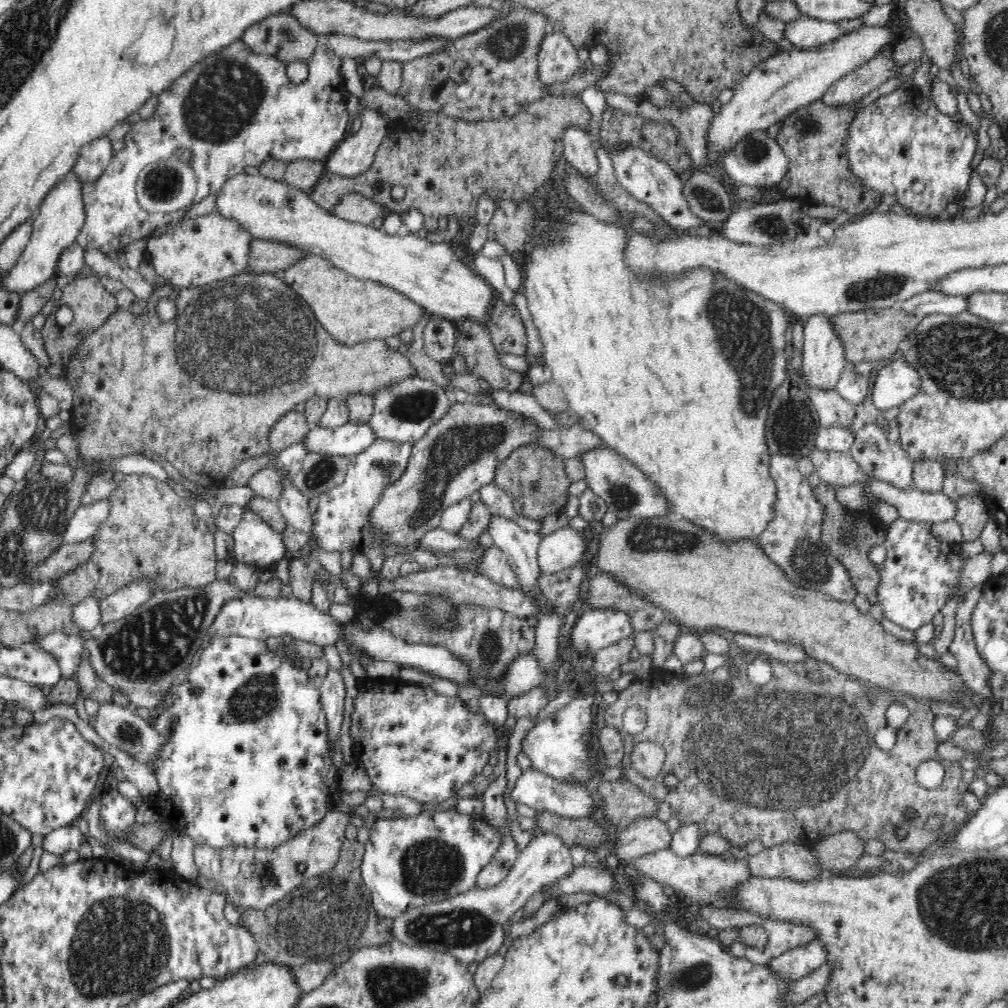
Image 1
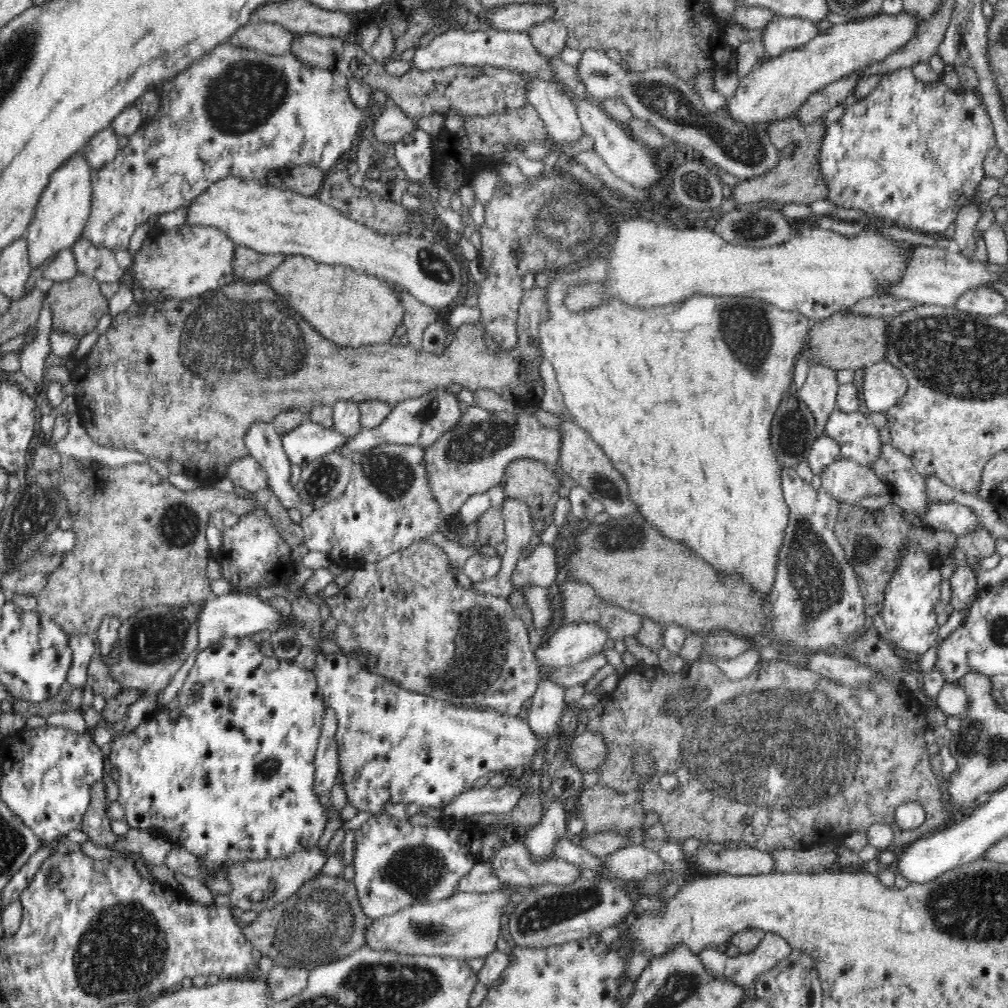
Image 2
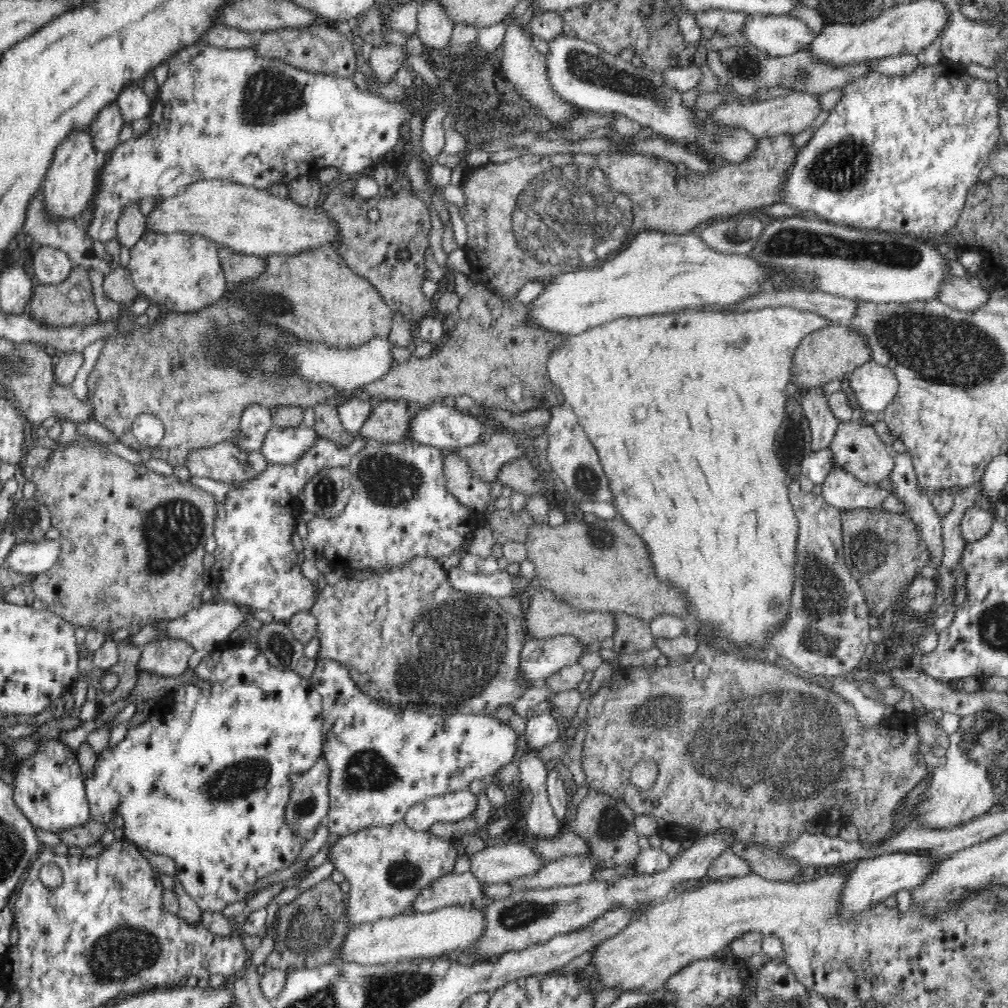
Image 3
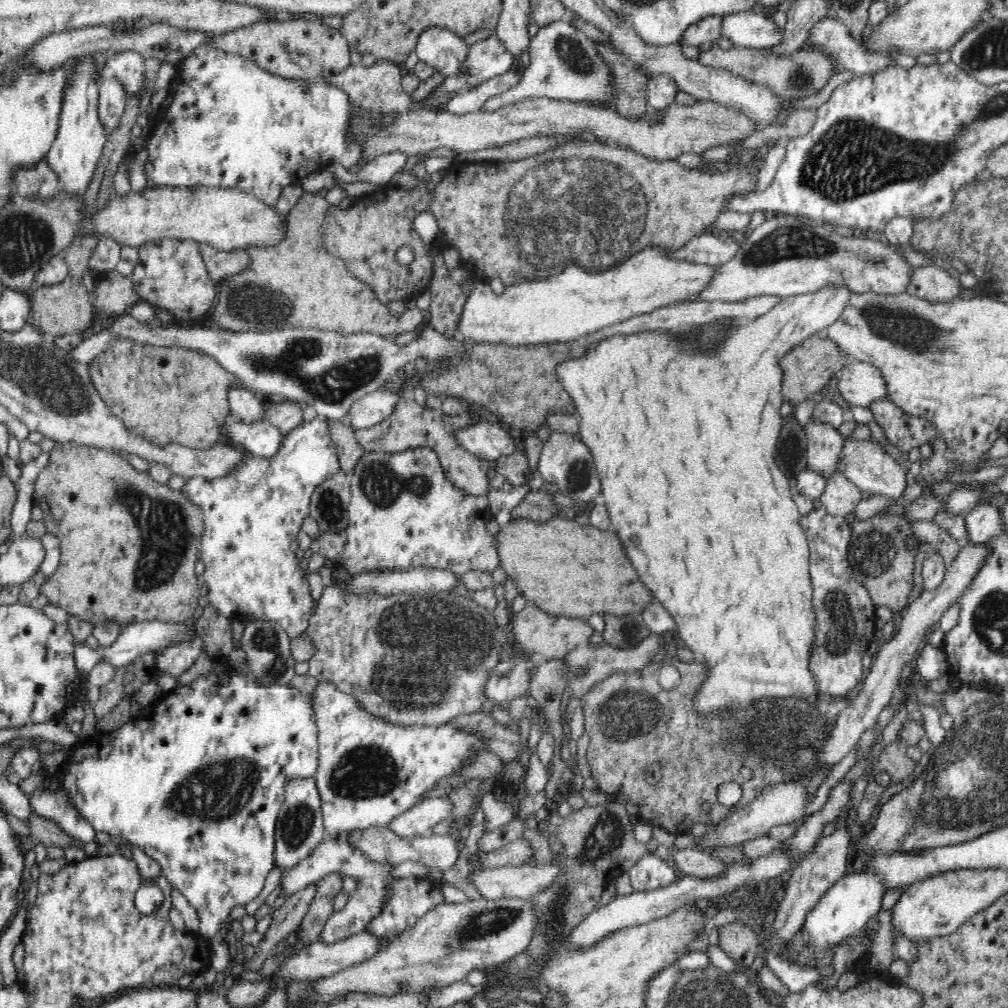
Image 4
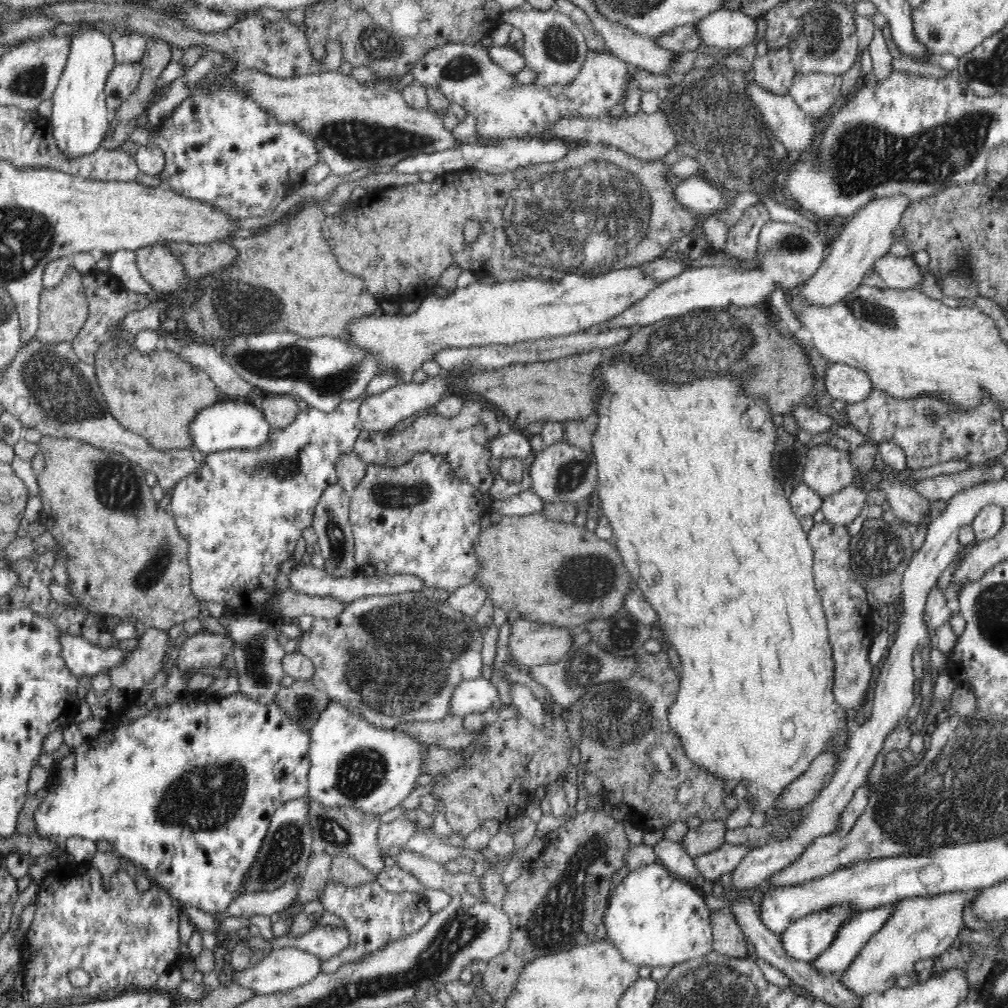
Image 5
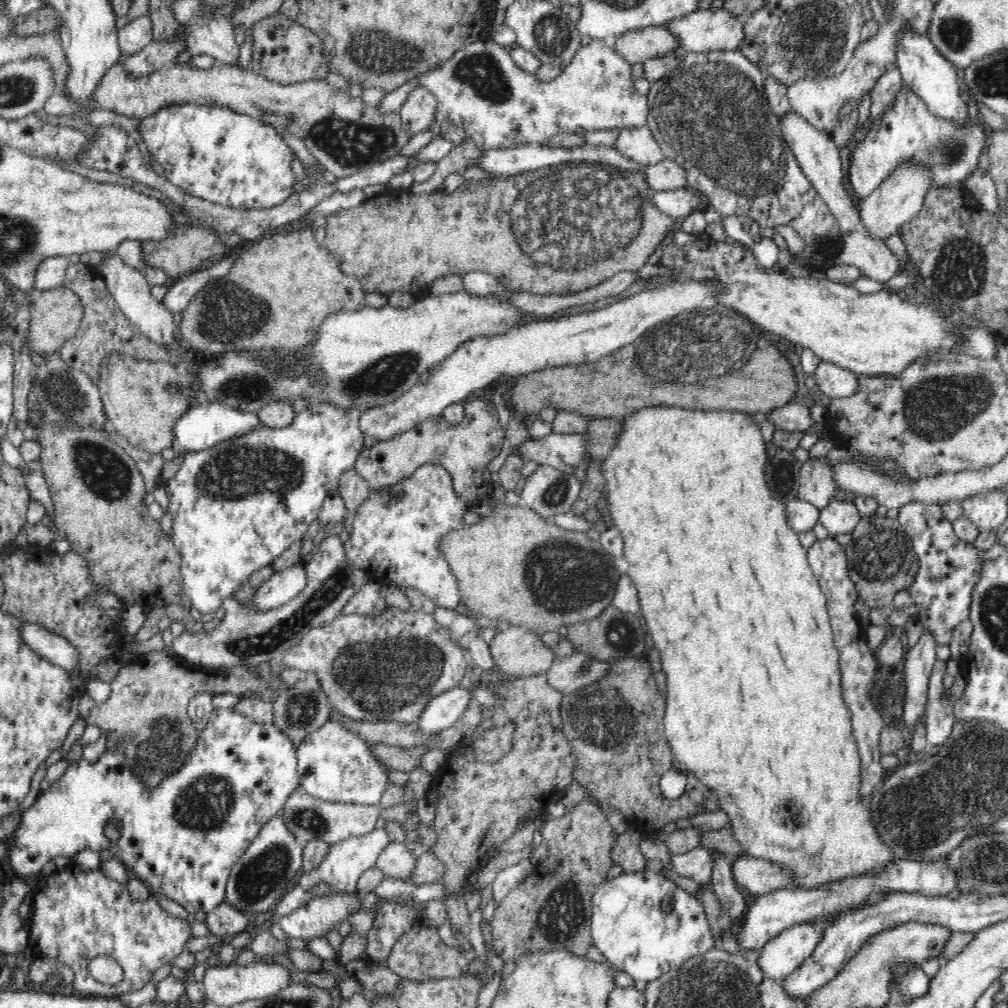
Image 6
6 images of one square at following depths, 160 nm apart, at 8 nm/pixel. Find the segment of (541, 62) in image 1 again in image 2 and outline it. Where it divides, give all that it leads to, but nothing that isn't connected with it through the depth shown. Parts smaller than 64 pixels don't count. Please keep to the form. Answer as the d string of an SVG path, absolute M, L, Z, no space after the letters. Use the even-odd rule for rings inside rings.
M550 18L528 31L535 49L544 57L559 56L566 44L566 27Z

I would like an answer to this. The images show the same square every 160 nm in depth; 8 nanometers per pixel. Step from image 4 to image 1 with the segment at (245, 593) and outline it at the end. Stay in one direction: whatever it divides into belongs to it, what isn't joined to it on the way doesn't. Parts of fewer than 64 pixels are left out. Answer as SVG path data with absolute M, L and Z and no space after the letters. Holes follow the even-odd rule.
M408 376L398 382L392 382L371 395L374 401L374 414L369 425L376 431L376 437L380 440L392 442L418 442L426 430L434 425L453 402L452 395L432 380L422 379L418 376ZM244 512L237 527L231 533L234 540L233 550L228 560L239 560L254 570L262 571L266 568L275 568L277 562L282 560L287 553L281 533L274 530L265 520L257 514Z

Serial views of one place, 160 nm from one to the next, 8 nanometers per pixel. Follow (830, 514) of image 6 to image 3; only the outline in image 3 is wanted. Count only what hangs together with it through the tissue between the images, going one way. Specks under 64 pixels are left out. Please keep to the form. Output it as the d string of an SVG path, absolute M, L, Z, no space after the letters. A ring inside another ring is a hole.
M837 465L824 480L821 494L825 501L839 509L874 508L884 502L889 493L878 485L868 485L851 472Z

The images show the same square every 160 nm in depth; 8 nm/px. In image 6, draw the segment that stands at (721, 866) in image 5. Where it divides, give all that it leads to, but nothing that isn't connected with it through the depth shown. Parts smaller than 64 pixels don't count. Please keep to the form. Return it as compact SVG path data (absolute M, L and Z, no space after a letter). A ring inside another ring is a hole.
M699 846L682 854L675 854L670 857L671 866L684 878L690 878L699 885L710 884L713 867L712 850L700 848Z

